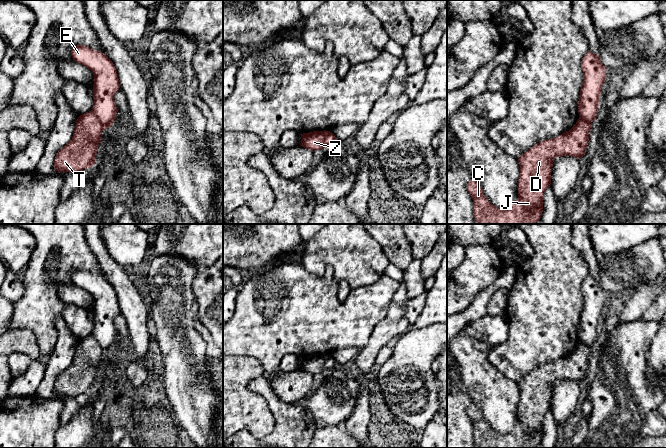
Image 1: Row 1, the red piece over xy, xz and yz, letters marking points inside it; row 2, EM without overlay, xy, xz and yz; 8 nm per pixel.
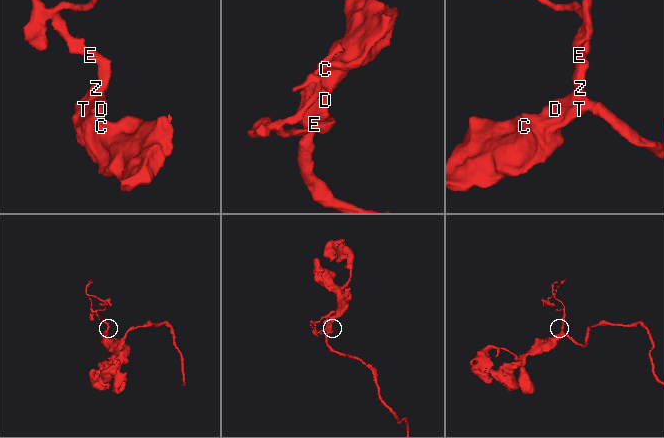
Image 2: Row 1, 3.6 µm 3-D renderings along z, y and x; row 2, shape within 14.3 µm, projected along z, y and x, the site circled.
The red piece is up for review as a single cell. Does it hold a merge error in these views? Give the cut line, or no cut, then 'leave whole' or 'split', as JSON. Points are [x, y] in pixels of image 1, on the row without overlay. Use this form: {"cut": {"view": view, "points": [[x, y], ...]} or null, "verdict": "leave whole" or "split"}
{"cut": {"view": "xy", "points": [[91, 334], [107, 351]]}, "verdict": "split"}

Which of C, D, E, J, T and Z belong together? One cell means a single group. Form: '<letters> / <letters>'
C D J T Z / E

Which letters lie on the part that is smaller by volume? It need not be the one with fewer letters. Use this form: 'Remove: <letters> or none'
Remove: E

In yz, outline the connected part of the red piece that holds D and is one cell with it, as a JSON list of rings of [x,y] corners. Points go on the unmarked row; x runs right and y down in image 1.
[[[579,342],[576,348],[561,359],[535,368],[518,382],[520,399],[518,403],[518,422],[509,433],[499,433],[490,427],[479,408],[470,404],[467,415],[473,423],[473,438],[477,448],[535,448],[543,436],[543,418],[550,411],[553,384],[556,381],[571,380],[580,383],[586,378],[592,346]]]

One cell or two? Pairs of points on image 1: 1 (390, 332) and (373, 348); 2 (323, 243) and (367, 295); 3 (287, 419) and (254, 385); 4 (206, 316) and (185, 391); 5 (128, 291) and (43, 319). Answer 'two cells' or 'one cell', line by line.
1: one cell
2: two cells
3: one cell
4: two cells
5: two cells

